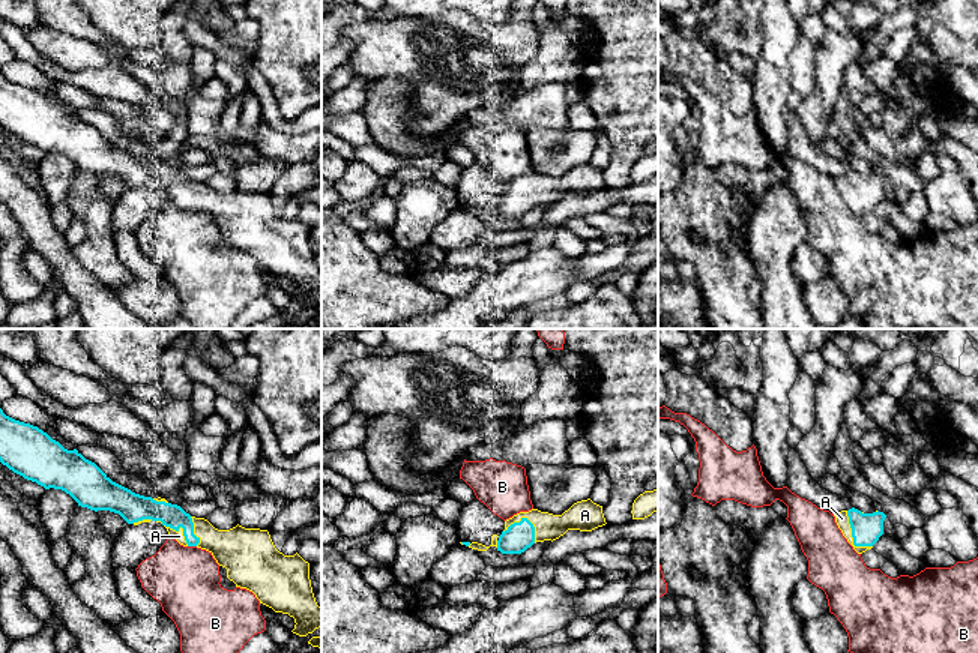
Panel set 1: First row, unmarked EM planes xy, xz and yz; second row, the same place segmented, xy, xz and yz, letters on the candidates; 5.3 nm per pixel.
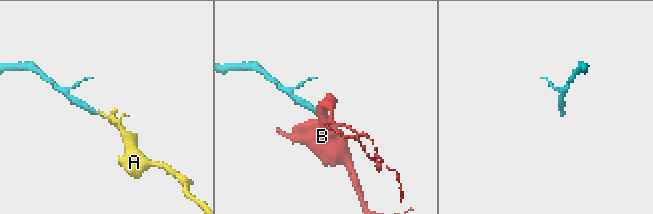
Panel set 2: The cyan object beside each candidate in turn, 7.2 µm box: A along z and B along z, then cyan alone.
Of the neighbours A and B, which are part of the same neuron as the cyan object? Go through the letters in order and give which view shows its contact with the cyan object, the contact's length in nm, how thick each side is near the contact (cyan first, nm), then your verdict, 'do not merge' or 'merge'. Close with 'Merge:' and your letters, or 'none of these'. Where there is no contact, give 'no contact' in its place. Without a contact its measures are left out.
A: yz | 240 nm | 160/70 nm | merge
B: xy | 50 nm | 130/360 nm | do not merge
Merge: A

